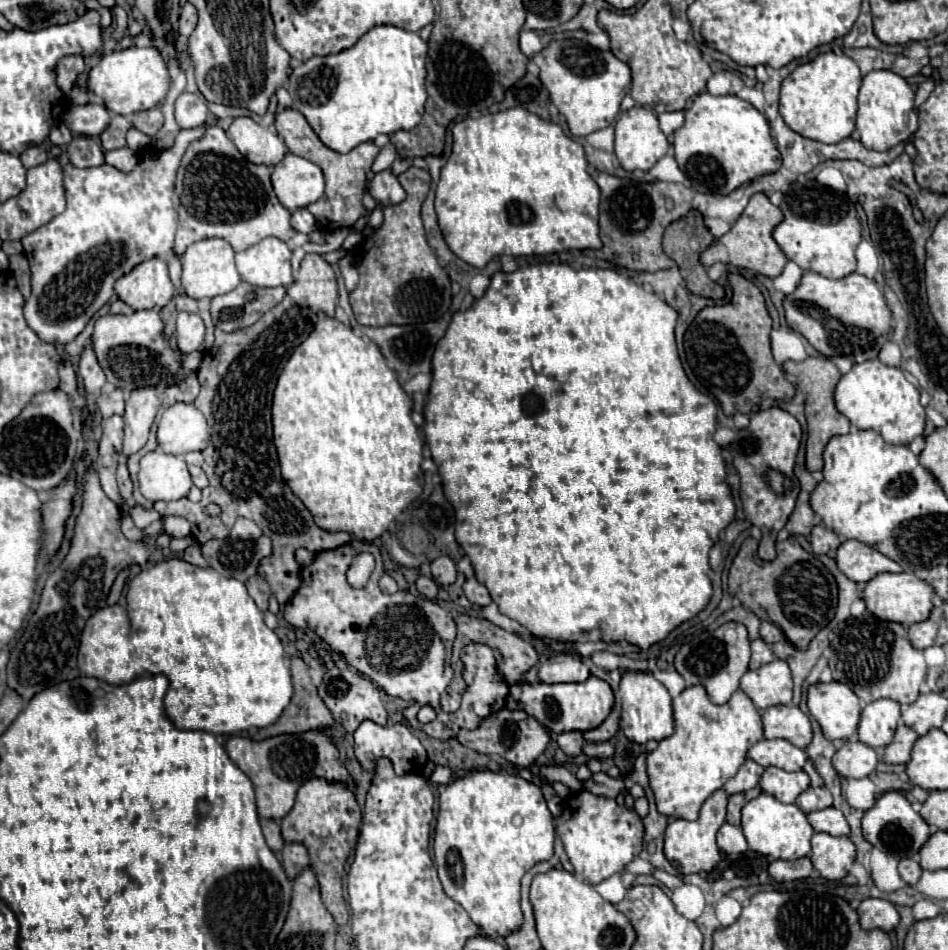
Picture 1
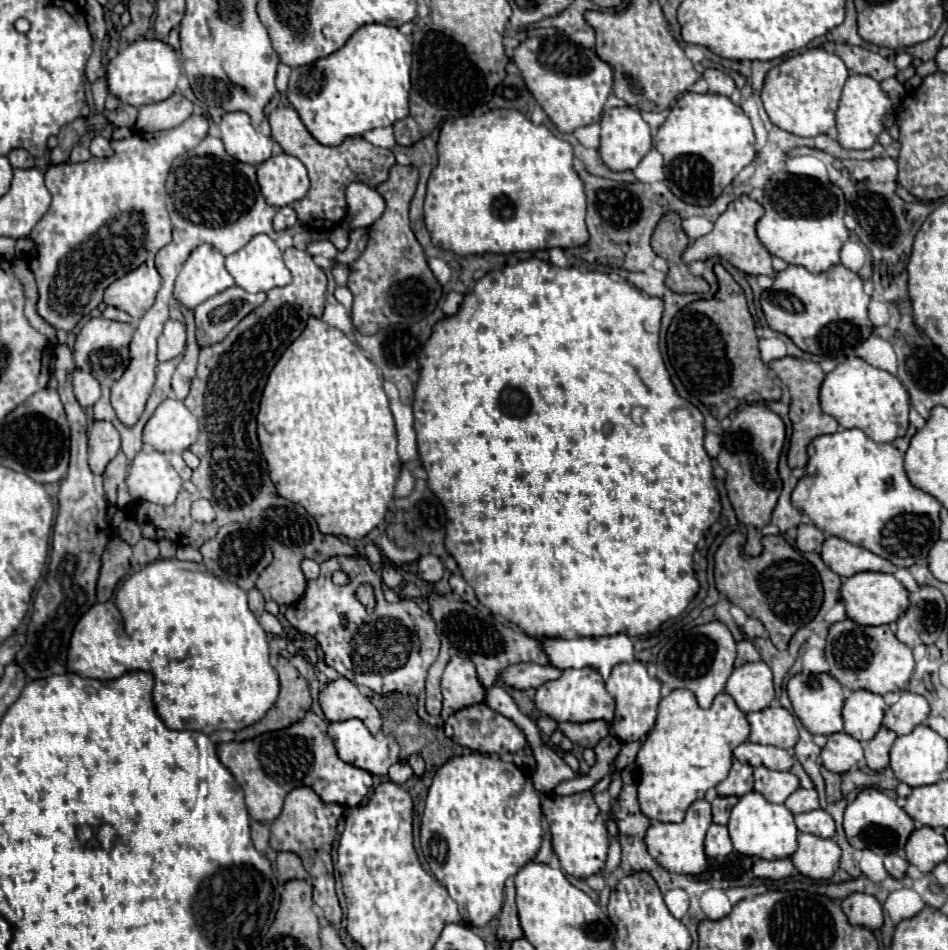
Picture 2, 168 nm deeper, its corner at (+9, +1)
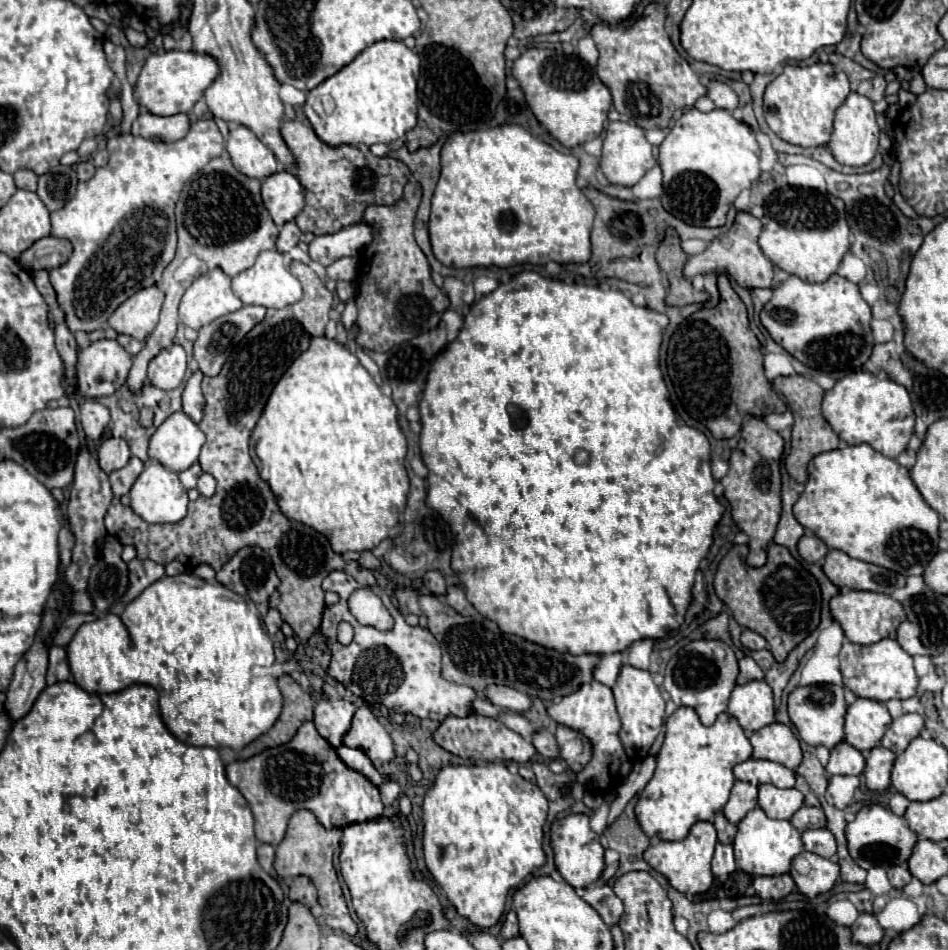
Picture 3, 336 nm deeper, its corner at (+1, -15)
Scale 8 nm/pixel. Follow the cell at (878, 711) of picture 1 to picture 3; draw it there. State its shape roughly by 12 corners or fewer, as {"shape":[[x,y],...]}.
{"shape":[[857,698],[845,714],[845,742],[875,748],[891,724],[883,702]]}

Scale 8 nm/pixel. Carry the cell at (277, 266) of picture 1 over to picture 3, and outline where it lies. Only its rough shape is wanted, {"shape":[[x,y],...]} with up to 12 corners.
{"shape":[[261,252],[233,278],[243,304],[285,308],[301,300],[283,254]]}

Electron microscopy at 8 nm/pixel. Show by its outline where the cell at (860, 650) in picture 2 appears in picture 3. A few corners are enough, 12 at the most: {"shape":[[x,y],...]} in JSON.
{"shape":[[885,638],[845,642],[843,684],[887,702],[917,692],[913,658]]}

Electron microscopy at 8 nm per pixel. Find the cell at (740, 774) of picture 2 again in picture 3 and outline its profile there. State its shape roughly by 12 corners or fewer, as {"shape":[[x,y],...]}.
{"shape":[[737,780],[723,814],[729,822],[757,806],[757,788]]}

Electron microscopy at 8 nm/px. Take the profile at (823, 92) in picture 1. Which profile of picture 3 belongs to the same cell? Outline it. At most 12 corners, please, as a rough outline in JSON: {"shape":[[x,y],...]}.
{"shape":[[833,64],[793,66],[765,88],[769,128],[823,146],[849,80]]}

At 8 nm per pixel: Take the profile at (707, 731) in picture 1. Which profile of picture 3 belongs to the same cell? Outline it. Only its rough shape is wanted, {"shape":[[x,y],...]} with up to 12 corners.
{"shape":[[731,714],[665,724],[635,814],[683,840],[727,804],[751,742]]}

